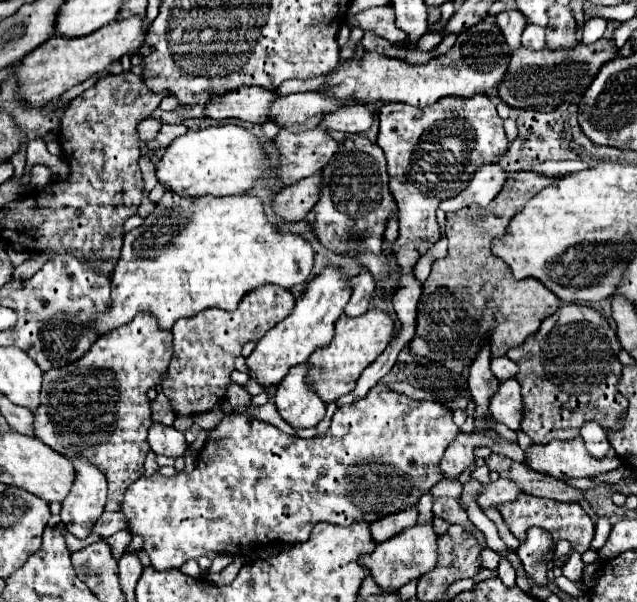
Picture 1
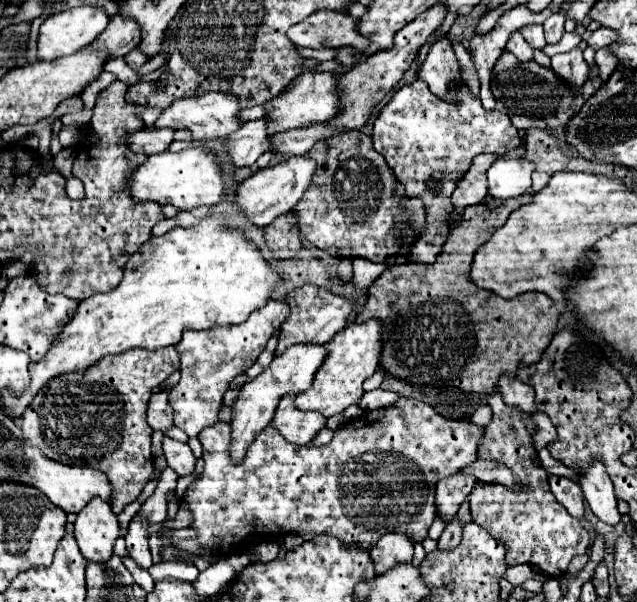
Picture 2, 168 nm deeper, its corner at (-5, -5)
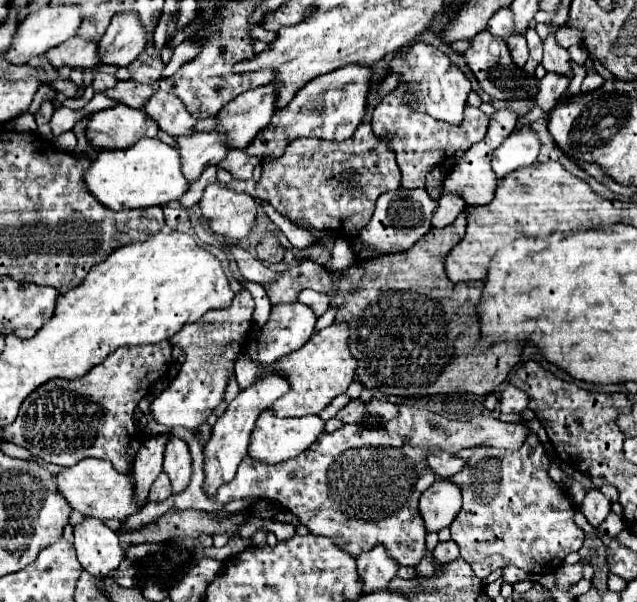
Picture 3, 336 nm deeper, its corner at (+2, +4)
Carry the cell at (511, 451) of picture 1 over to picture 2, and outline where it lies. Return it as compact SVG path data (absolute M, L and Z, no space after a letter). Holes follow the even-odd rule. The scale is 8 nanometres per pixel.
M456 473L456 475L442 479L436 485L436 515L444 523L448 523L448 519L452 519L452 515L458 513L460 505L470 495L474 483L476 483L476 479L472 475Z

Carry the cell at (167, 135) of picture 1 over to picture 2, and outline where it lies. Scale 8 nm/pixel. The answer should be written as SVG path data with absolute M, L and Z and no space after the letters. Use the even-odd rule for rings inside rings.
M142 127L140 131L134 131L128 139L124 139L128 143L128 147L134 153L144 153L144 155L152 155L152 153L162 153L170 147L172 143L172 129L156 129L156 127Z

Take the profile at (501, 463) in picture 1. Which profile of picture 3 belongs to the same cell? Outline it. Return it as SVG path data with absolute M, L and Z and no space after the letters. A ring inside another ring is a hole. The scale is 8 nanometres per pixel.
M437 452L437 454L429 456L429 466L437 474L437 478L451 478L463 470L465 460L457 458L455 454L449 454L449 452Z

